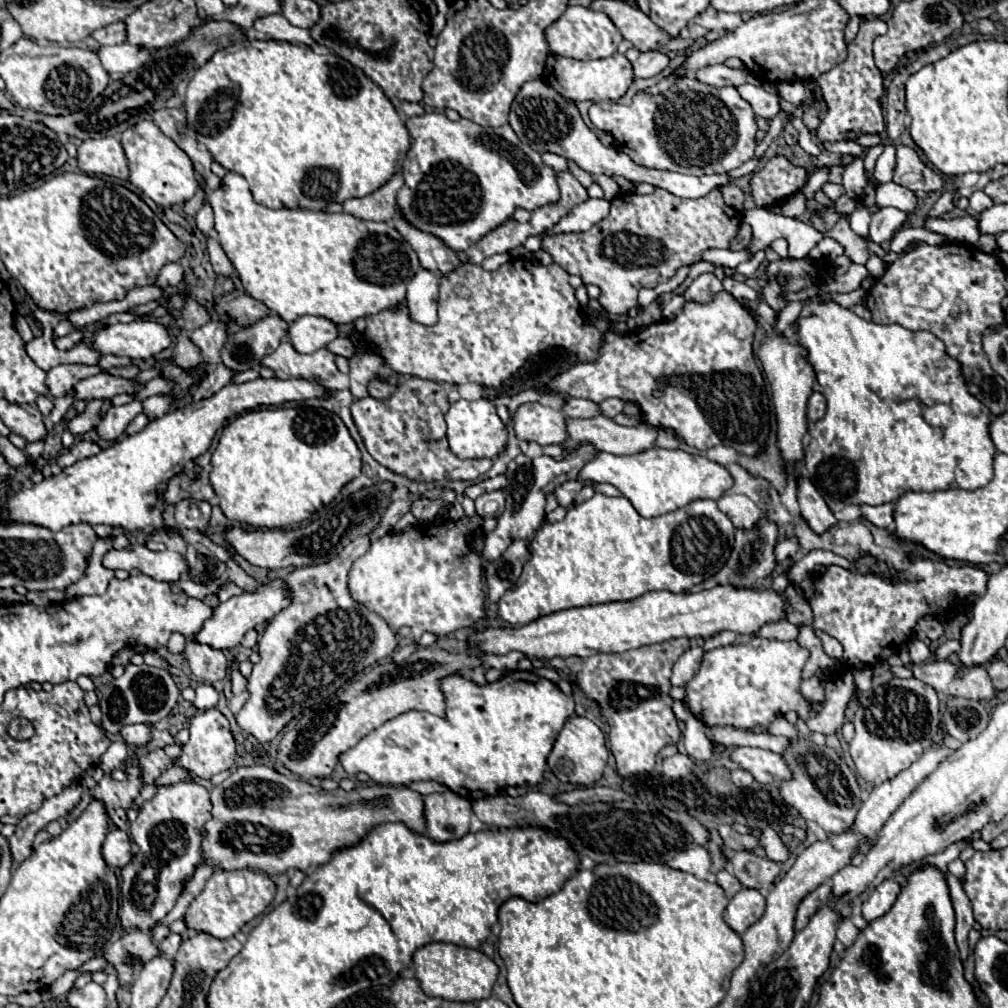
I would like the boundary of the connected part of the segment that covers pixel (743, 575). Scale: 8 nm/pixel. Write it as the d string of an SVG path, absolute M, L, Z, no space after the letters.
M764 521L758 529L752 529L752 531L736 529L736 543L734 543L734 549L732 549L732 555L730 555L728 563L712 579L708 579L708 581L704 581L700 585L694 585L692 591L710 589L716 583L718 585L734 585L734 587L754 587L758 583L758 579L768 577L772 573L772 569L776 567L776 561L774 561L776 537L778 537L776 525L770 523L770 521Z

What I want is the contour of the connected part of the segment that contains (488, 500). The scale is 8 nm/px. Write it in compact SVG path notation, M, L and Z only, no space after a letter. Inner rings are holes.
M492 491L492 493L484 493L480 495L476 501L476 515L486 519L486 517L494 517L498 519L504 511L504 491Z

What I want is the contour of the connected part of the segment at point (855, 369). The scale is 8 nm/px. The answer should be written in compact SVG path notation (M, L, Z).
M806 299L802 305L802 311L796 319L796 337L798 337L798 345L806 349L806 361L812 365L816 379L822 387L824 397L828 399L828 409L826 415L816 421L814 429L810 431L810 445L806 447L806 471L810 475L810 481L814 483L814 487L820 491L820 495L826 499L828 507L838 513L842 509L842 505L852 503L852 505L882 505L882 503L890 503L896 501L904 491L936 491L936 489L948 489L948 487L956 487L956 489L978 489L990 483L994 471L992 471L992 461L996 455L996 447L992 443L992 437L988 435L988 423L990 419L990 411L988 407L984 407L984 403L980 403L970 391L968 385L964 383L962 371L960 371L960 363L956 363L956 359L952 359L946 349L944 343L932 335L930 331L908 331L900 325L876 325L872 321L864 321L862 317L858 317L852 309L846 309L842 305L838 305L836 301L830 299Z

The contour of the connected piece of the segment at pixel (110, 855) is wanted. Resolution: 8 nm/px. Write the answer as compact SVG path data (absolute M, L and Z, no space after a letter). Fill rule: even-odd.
M120 829L110 831L106 835L104 845L102 845L102 857L114 869L122 869L124 865L128 865L130 859L132 859L128 835L124 831L120 831Z

